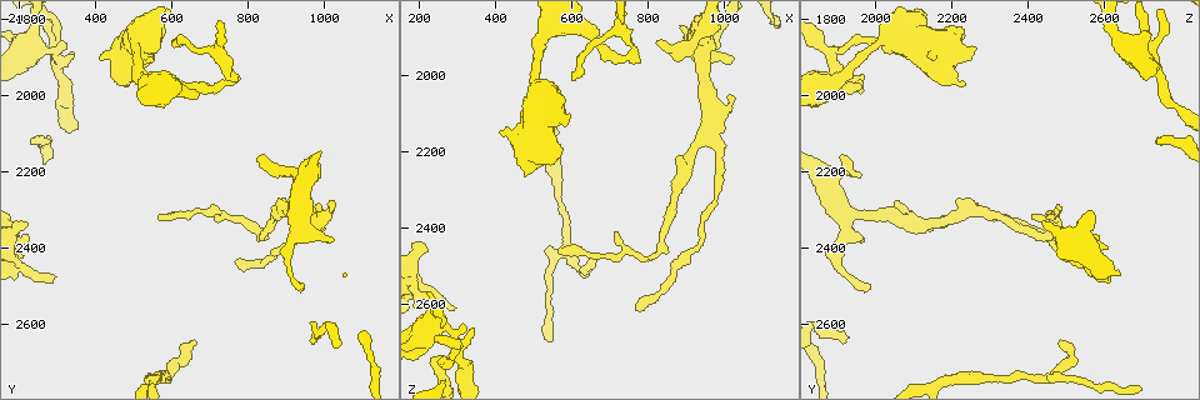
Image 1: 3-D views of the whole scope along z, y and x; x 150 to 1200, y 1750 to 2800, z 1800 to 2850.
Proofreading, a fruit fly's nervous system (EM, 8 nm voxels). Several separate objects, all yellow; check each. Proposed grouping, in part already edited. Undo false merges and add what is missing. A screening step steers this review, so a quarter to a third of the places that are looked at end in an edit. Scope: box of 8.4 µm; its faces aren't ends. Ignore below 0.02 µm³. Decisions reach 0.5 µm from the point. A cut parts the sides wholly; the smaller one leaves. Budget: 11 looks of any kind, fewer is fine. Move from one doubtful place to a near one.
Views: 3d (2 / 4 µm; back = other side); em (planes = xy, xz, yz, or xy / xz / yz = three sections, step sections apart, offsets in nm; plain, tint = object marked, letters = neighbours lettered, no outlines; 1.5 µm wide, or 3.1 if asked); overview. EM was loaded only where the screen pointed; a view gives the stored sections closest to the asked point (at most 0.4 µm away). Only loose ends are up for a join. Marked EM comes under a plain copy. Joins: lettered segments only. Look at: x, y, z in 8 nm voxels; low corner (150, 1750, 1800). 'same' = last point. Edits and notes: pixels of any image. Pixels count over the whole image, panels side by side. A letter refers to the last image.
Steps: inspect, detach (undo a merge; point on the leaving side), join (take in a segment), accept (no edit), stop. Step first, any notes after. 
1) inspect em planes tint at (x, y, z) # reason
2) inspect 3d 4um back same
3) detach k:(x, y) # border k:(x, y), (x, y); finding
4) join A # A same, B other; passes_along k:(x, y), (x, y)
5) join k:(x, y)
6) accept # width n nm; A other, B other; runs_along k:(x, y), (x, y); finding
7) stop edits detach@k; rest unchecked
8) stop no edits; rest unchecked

inspect 3d 4um at (345, 1890, 2670) # three-way junction

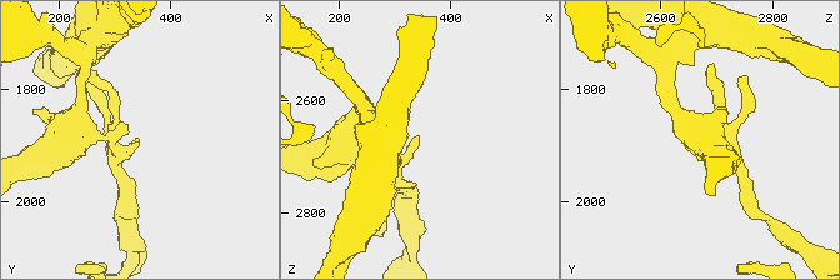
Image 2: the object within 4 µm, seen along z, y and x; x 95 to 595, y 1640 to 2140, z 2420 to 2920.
inspect em xy step 8 letters at (340, 1890, 2665) # now the EM

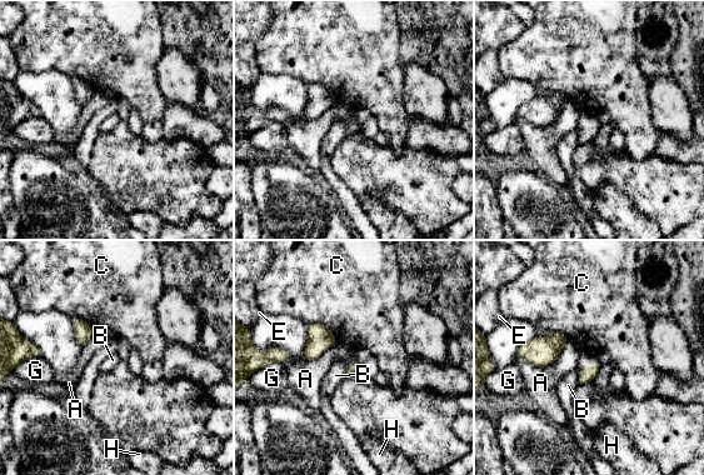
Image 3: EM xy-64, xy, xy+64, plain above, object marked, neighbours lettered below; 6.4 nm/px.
inspect em planes letters same # cut it another way

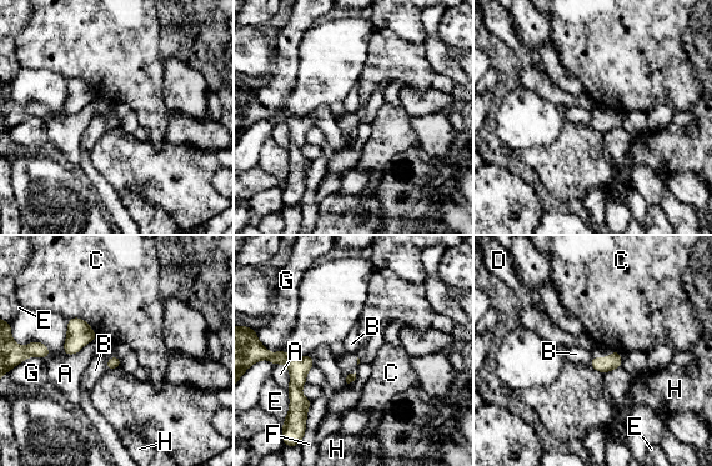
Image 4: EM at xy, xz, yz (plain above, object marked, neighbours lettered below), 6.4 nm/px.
accept # A other, B other, C other, D other, E other, F other, G other, H other; border 4:(108, 359), (106, 370); none of them fits

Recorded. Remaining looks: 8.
inspect em planes letters at (295, 2475, 2615) # branch stops here

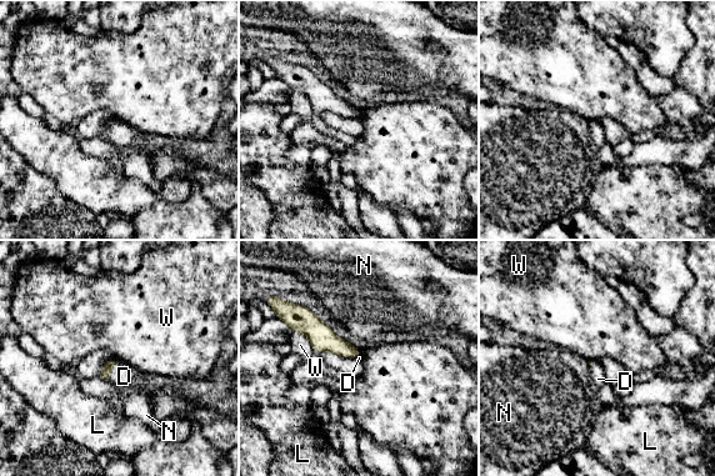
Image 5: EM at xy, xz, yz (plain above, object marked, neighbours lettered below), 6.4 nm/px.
join D # D same, L other, N other, W other; passes_along 5:(108, 366), (111, 369), (124, 376); it goes on there

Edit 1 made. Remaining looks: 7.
inspect overview # see it whole again

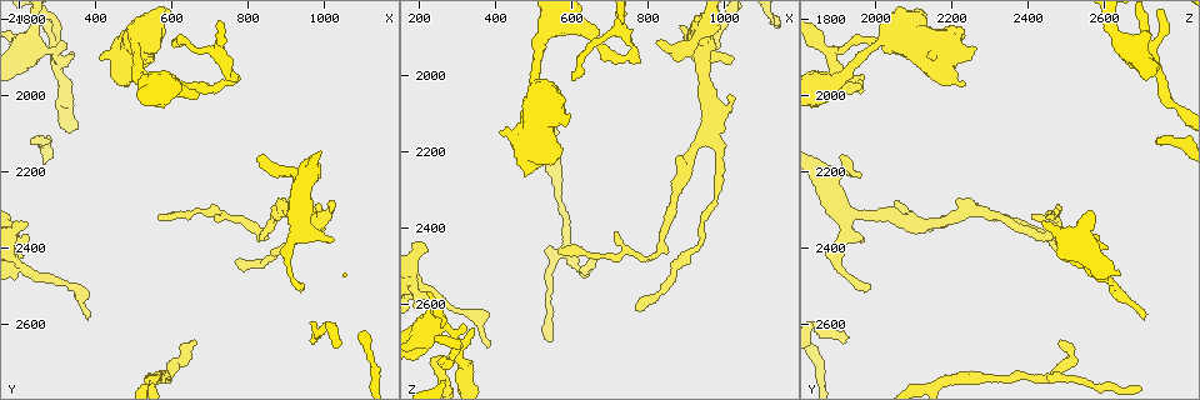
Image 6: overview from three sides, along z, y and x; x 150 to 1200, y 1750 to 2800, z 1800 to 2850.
inspect em xy step 8 letters at (560, 2330, 2455) # thin end

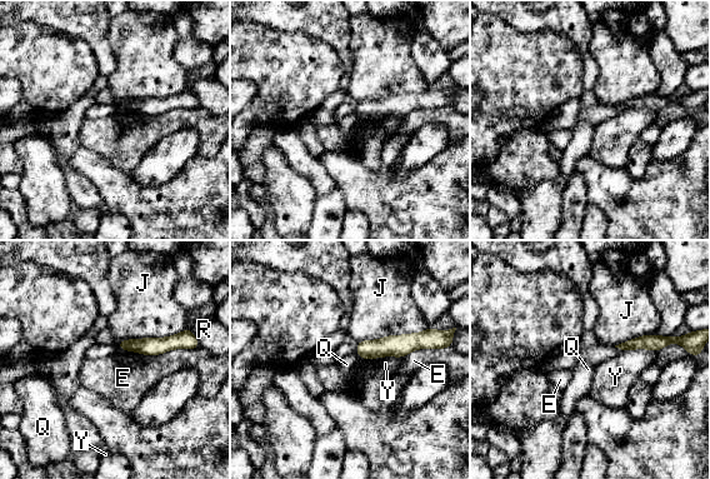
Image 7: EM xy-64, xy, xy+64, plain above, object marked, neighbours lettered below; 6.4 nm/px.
inspect em xz step 8 letters same

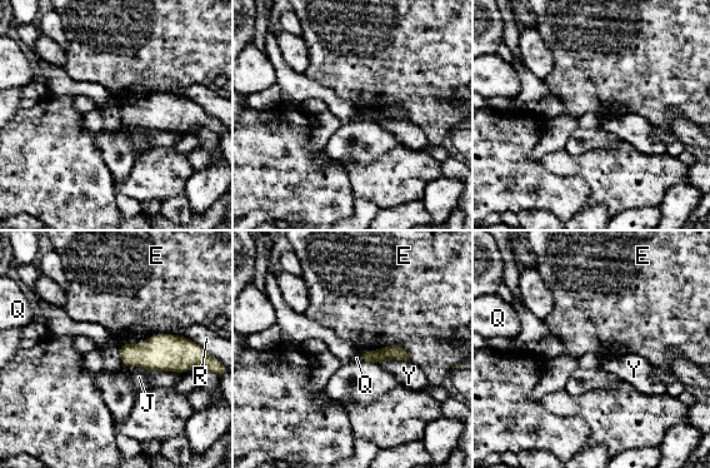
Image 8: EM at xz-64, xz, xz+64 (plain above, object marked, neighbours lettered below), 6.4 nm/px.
accept # longest_contact E 340 nm; E other, J other, Q other, R other, Y other; border 8:(360, 353), (399, 345), (411, 361); no lettered segment goes on from it

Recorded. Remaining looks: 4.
inspect 3d 4um at (770, 2435, 2615) # free end

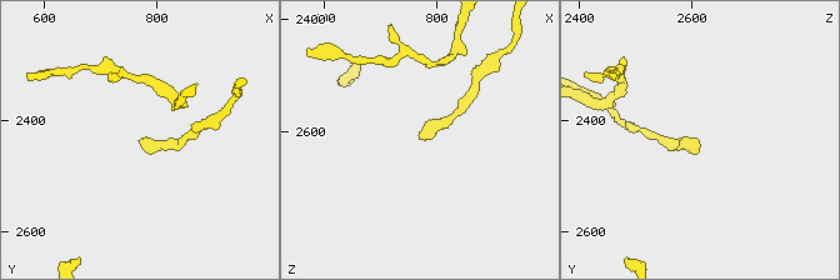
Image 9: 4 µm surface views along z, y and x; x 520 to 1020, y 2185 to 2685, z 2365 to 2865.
inspect em yz step 8 tint at (770, 2435, 2610) # shape alone is not enough

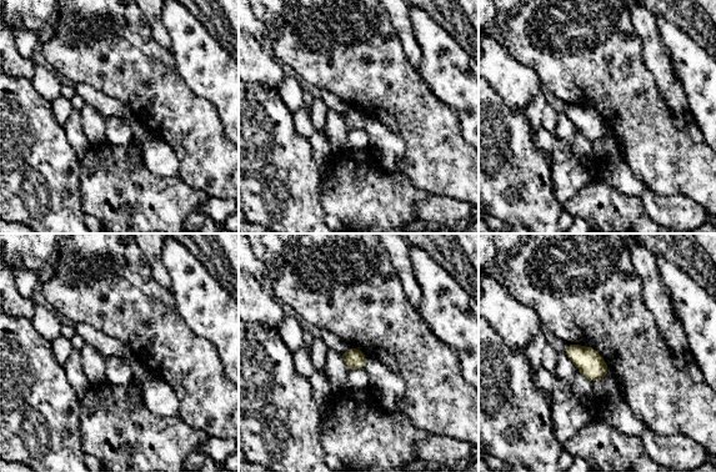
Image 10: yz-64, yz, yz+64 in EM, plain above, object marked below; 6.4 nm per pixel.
inspect em planes letters same

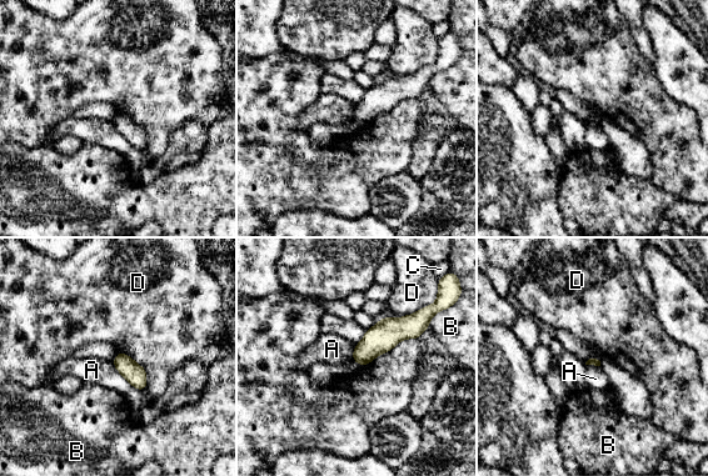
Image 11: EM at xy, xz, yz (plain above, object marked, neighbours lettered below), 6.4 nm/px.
accept # A other, B other, C other, D other; border 11:(418, 337), (402, 339), (363, 366); none of them fits

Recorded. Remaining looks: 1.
stop edits join@5; rest unchecked

